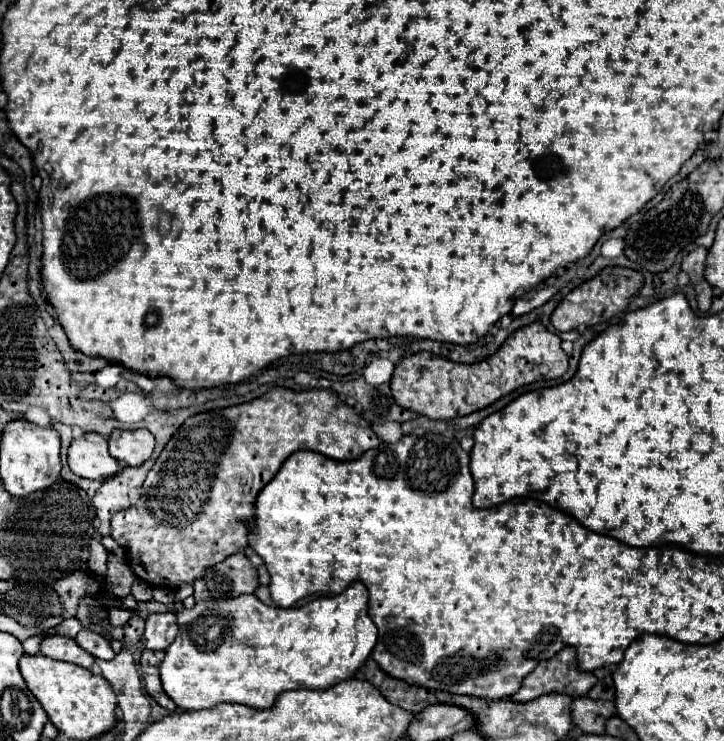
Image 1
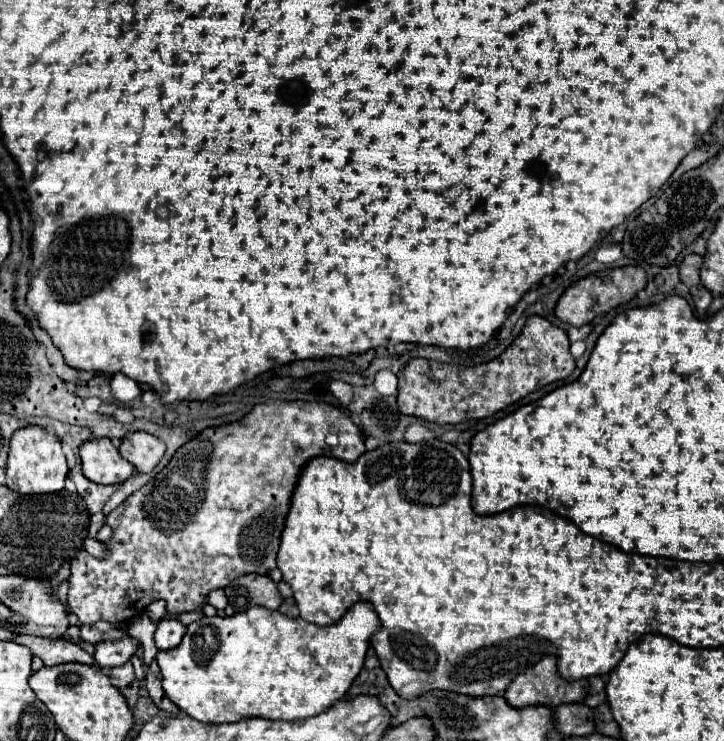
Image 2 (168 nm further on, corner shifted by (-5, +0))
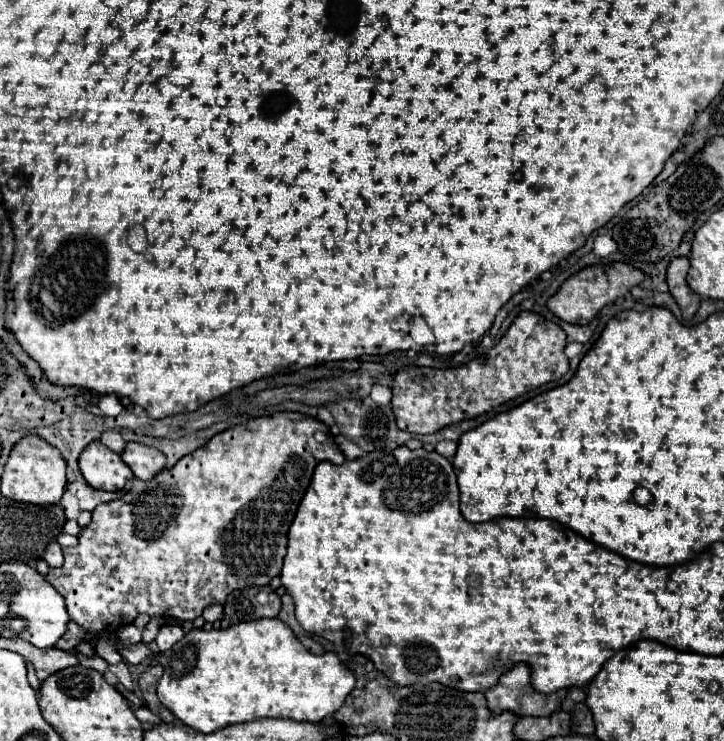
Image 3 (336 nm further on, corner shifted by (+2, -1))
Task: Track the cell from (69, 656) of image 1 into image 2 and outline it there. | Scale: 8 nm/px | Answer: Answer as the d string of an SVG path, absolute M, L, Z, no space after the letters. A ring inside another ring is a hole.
M16 636L12 642L30 648L30 652L42 658L44 666L56 666L66 662L80 662L80 664L94 664L94 658L84 652L78 644L66 642L64 638L50 640L50 638L32 638L32 636Z

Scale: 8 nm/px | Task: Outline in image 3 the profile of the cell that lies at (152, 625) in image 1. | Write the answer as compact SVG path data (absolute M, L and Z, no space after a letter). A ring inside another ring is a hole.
M163 625L155 637L155 645L159 651L169 651L183 635L183 629L179 625Z

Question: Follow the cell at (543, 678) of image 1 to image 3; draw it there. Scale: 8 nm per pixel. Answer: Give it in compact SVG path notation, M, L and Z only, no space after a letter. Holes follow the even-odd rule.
M517 663L511 671L499 677L495 687L485 691L485 697L493 713L513 711L519 717L543 717L561 707L563 699L567 697L567 689L549 695L535 691L531 685L531 667L527 663Z

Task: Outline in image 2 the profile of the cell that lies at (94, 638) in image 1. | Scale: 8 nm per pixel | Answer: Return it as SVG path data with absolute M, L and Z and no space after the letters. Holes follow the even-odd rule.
M126 634L120 640L96 644L94 658L96 658L98 666L102 666L102 668L122 666L122 664L126 664L132 658L132 654L136 654L138 646L140 646L140 642L136 638L132 638L132 636Z

